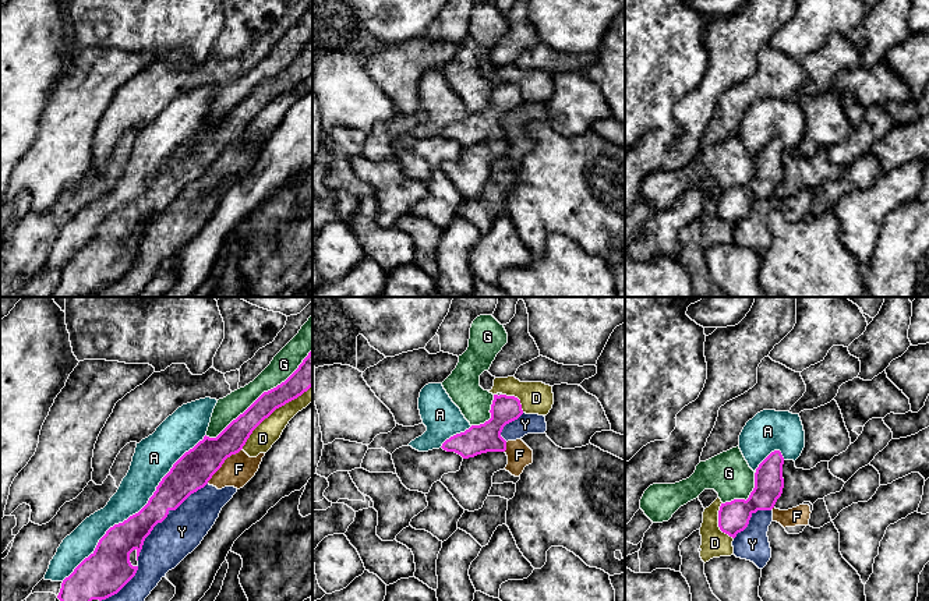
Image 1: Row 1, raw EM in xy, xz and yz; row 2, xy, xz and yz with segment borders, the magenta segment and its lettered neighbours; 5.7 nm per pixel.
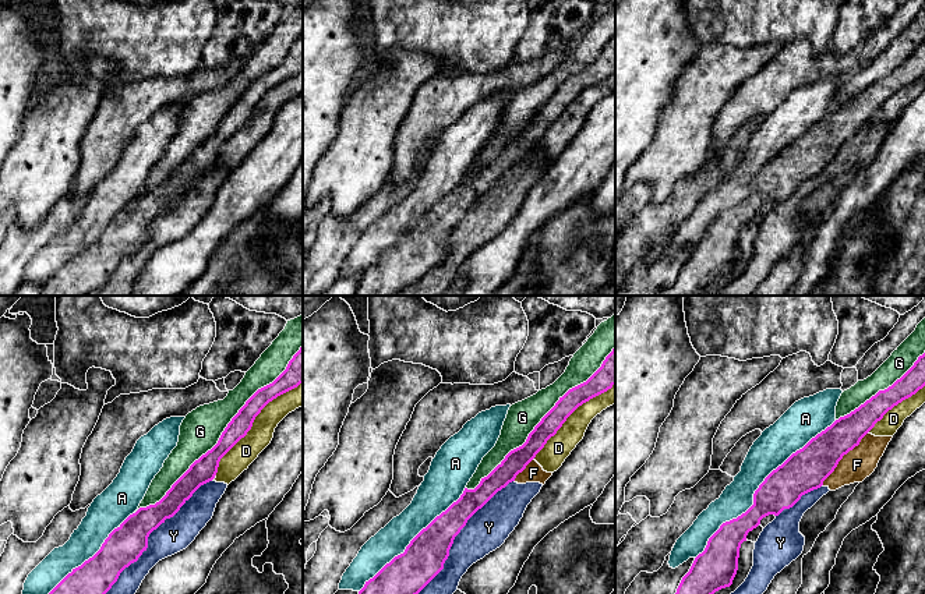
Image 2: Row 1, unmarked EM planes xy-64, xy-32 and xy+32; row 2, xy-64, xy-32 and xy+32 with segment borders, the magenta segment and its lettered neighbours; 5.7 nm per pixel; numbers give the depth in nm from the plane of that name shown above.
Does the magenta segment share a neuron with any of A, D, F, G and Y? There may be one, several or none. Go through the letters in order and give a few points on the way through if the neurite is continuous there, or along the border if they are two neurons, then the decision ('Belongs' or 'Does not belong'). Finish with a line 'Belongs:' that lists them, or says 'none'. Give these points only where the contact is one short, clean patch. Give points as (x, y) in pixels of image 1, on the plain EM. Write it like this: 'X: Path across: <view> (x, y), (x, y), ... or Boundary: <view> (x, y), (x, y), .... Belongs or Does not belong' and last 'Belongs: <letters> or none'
A: Does not belong
D: Does not belong
F: Does not belong
G: Does not belong
Y: Does not belong
Belongs: none

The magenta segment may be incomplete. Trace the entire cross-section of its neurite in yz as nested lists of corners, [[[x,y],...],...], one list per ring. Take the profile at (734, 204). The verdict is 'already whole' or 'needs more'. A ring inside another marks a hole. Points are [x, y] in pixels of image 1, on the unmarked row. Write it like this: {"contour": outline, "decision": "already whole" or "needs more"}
{"contour": [[[780,138],[771,139],[756,156],[755,176],[749,185],[734,187],[721,191],[718,198],[718,215],[723,220],[735,226],[743,219],[753,201],[757,198],[771,198],[783,181],[784,145]]], "decision": "already whole"}

